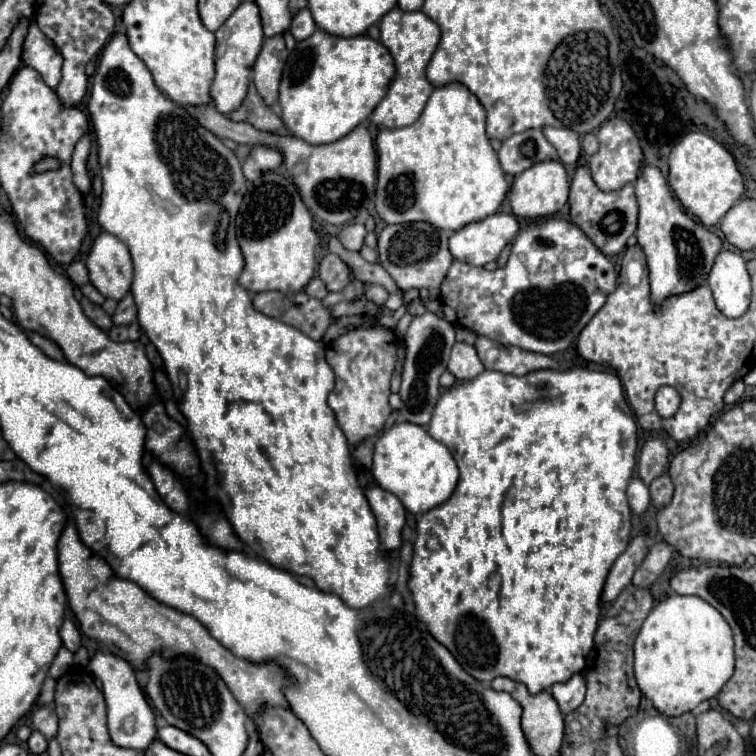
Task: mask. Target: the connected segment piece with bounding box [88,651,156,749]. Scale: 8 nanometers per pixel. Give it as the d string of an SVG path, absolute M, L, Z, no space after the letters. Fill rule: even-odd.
M96 651L96 655L88 663L88 669L104 683L102 691L104 691L106 705L108 705L108 729L110 729L112 743L116 747L126 747L126 749L146 749L156 739L156 725L154 725L154 713L152 713L148 701L142 695L142 691L138 687L138 681L134 677L132 665L118 655ZM128 717L134 719L132 733L128 733L124 729L124 721Z

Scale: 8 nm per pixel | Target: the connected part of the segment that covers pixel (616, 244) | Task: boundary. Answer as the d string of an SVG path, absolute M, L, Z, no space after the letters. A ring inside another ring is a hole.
M578 167L576 175L572 179L572 185L570 185L568 203L570 203L572 223L578 225L604 255L614 255L614 253L624 251L626 239L630 235L634 235L636 223L638 223L638 203L636 203L636 195L634 195L634 185L628 183L618 191L604 193L592 181L590 169Z

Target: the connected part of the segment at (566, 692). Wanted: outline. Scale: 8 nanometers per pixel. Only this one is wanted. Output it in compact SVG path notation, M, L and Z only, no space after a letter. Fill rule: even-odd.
M576 673L570 681L566 683L556 683L552 685L550 689L552 697L556 699L560 711L564 715L572 713L574 709L578 709L584 701L584 695L586 695L586 685L584 685L584 677L580 673Z

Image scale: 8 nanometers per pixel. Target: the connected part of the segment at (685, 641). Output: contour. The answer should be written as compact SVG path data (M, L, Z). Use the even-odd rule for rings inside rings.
M670 595L646 617L634 641L634 675L638 687L654 707L678 717L700 701L712 699L734 673L732 629L712 605L692 595Z

